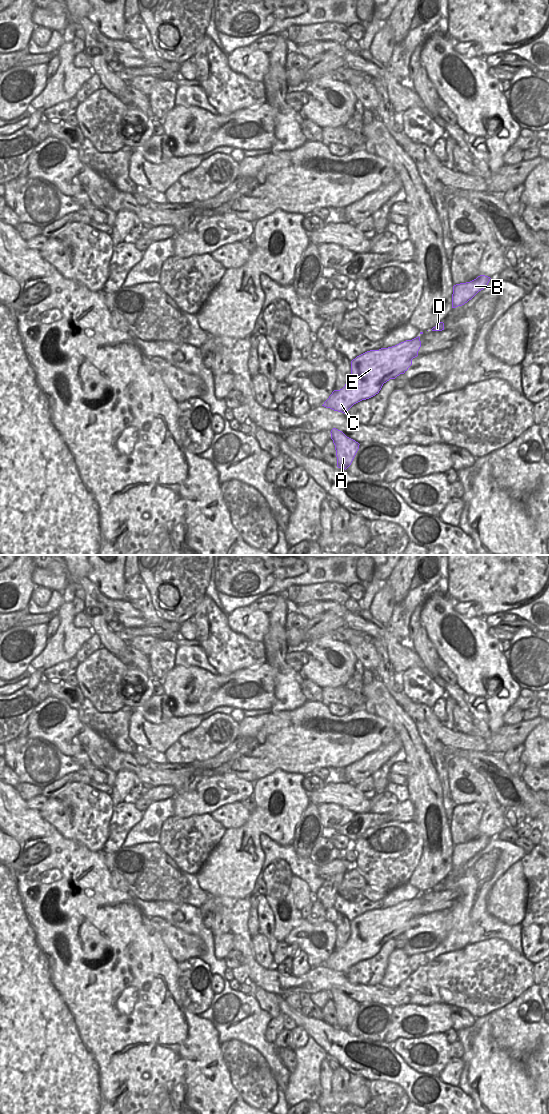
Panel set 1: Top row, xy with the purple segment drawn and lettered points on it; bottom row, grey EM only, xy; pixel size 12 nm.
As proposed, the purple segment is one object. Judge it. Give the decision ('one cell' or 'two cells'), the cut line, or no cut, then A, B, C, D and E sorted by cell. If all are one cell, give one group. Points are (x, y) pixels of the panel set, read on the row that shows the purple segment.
one cell; cut none; groups A B C D E

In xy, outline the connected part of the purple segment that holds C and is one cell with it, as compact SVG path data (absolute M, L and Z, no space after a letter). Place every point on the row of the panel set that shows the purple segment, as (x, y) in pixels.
M420 337L406 340L395 346L367 351L351 361L351 375L345 386L334 390L322 406L344 414L356 403L369 399L379 393L384 383L404 374L418 356L421 347Z

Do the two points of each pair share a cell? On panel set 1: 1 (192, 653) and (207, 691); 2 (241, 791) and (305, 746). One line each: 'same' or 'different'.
1: different
2: different

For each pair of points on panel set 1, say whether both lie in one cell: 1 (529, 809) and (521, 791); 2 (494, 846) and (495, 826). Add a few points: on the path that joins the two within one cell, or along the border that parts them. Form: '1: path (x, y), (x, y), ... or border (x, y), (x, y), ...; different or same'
1: path (529, 805), (521, 795); same
2: border (496, 835), (490, 837); different

